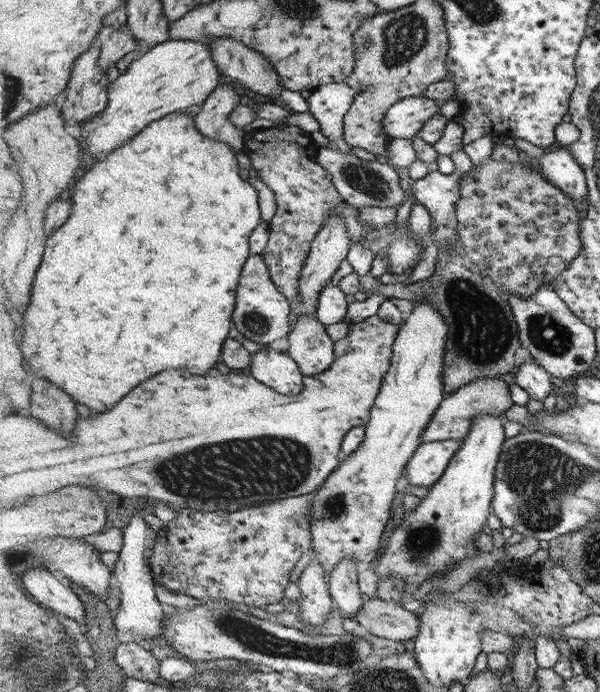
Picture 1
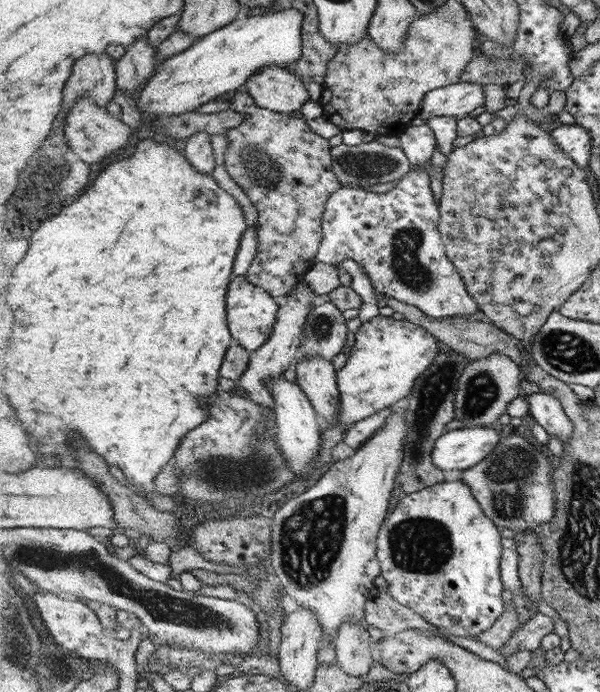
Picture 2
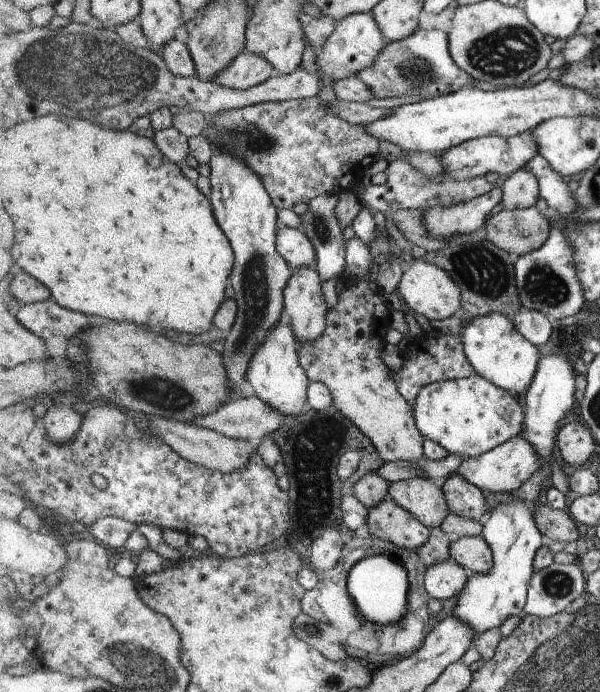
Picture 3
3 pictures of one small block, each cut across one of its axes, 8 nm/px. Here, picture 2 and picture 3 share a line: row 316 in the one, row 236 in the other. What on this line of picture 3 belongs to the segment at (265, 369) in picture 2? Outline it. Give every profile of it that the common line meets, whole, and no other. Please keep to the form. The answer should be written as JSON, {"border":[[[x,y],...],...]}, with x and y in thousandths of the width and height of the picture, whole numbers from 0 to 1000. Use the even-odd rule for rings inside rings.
{"border":[[[467,325],[462,361],[493,390],[500,386],[520,386],[527,379],[527,360],[500,329]]]}

